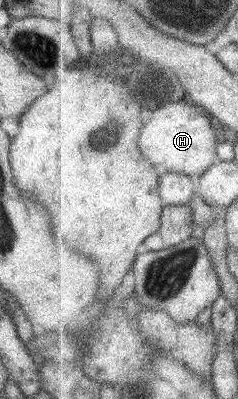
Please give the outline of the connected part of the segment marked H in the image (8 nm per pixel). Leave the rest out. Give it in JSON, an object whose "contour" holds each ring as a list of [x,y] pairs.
{"contour":[[[171,102],[159,108],[153,120],[145,126],[141,136],[141,148],[145,150],[147,158],[153,158],[153,162],[157,162],[157,168],[161,172],[200,176],[219,161],[221,142],[217,138],[217,130],[211,122],[211,115],[199,106],[194,102]]]}

